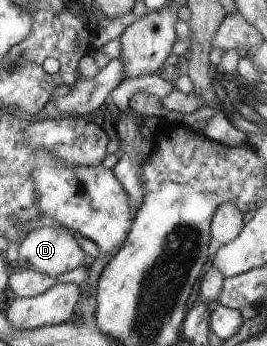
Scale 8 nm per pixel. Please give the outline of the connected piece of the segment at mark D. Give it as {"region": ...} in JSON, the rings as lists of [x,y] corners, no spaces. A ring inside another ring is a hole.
{"region":[[[43,226],[31,231],[19,246],[16,265],[46,273],[56,279],[58,275],[73,271],[81,265],[87,266],[87,257],[75,232],[61,227]]]}

